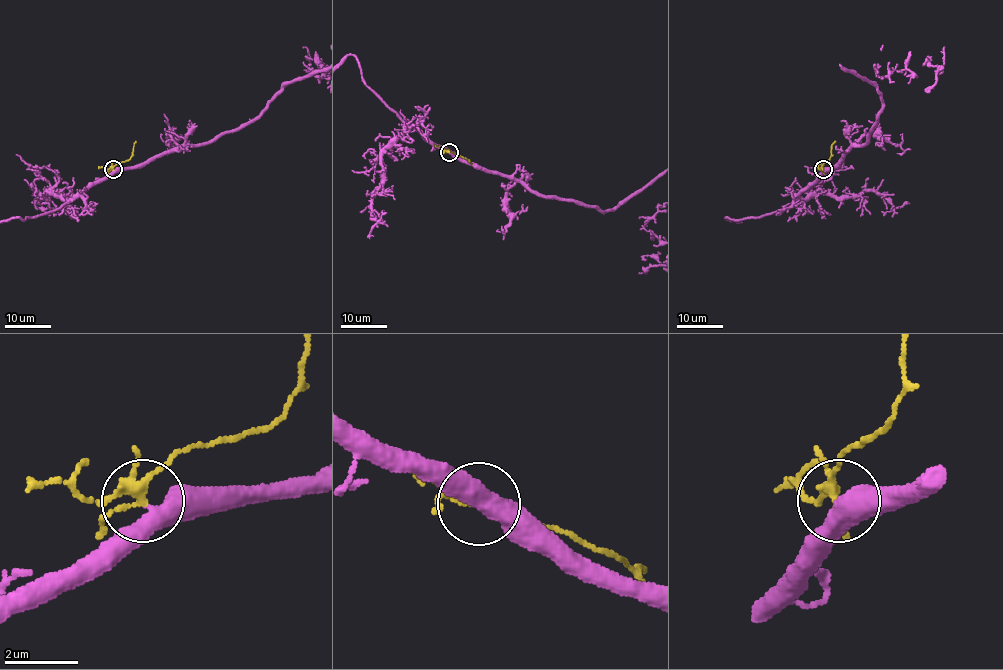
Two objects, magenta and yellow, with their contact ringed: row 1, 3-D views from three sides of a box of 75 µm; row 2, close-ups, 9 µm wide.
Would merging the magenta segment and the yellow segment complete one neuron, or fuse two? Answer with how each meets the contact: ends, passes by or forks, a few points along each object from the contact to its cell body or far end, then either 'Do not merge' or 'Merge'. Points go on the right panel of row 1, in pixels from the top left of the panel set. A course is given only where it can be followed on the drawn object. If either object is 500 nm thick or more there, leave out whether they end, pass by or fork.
At the ring magenta passes by. At the ring yellow forks. Course of yellow: (823, 170), (835, 141). Merge

